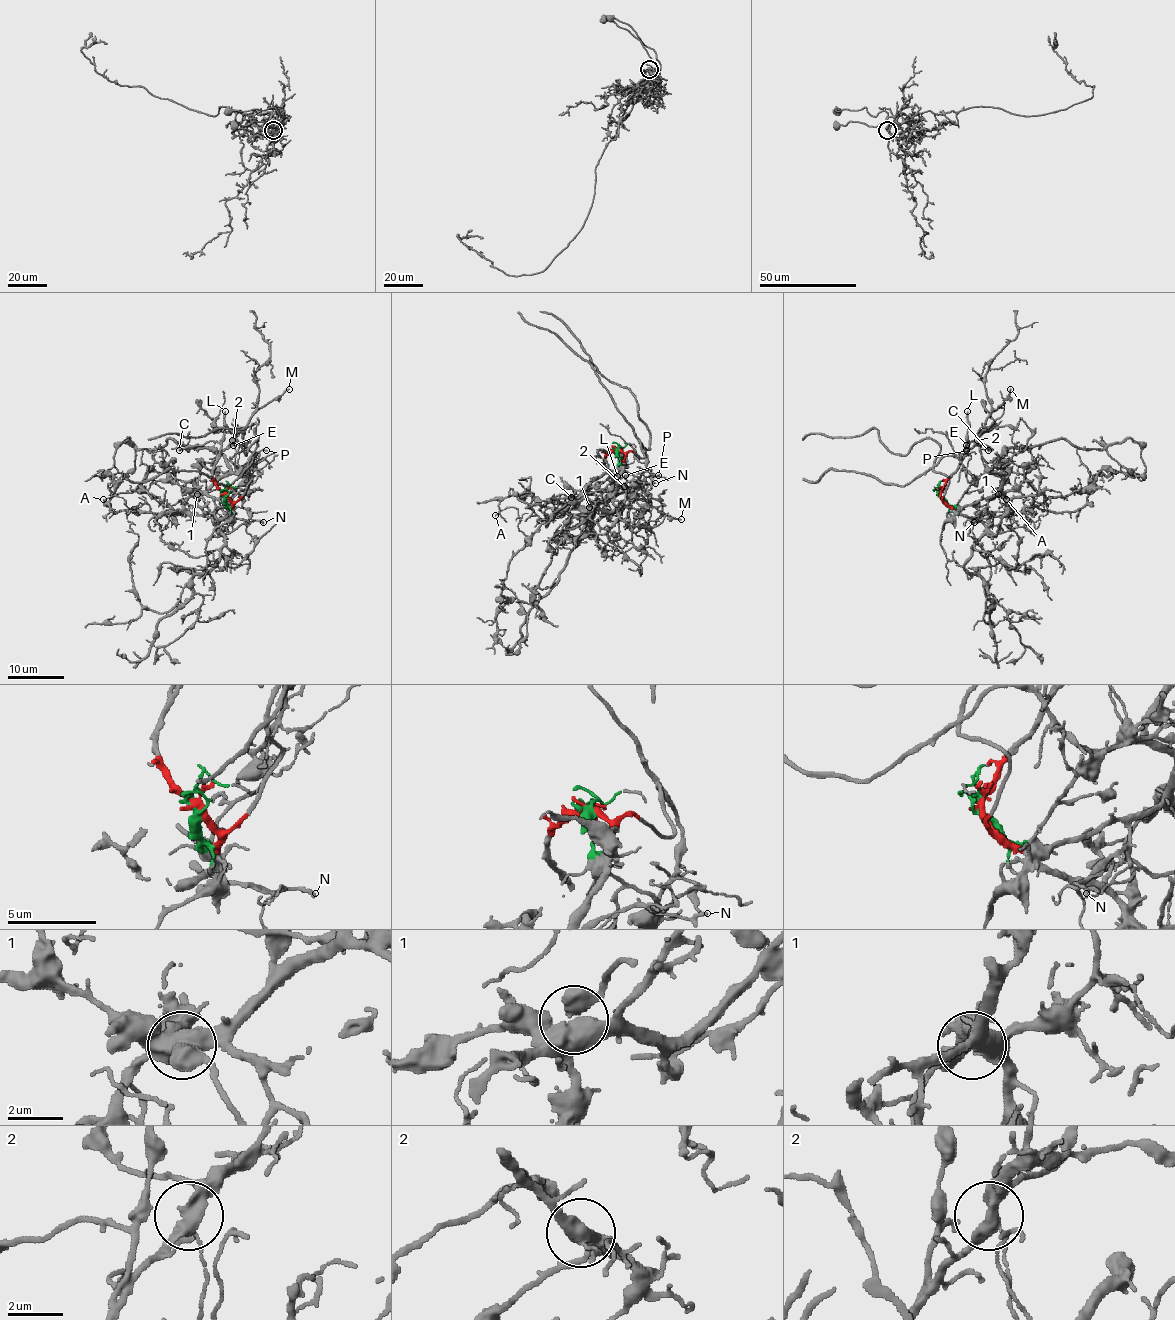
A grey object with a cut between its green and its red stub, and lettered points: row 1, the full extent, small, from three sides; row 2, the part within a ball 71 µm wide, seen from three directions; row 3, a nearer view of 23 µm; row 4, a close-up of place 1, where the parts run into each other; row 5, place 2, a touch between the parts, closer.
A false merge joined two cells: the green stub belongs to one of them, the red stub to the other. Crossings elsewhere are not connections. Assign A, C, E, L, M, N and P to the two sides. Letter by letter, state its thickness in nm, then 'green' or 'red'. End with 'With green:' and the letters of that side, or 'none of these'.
A: 100 nm | green
C: 140 nm | red
E: 130 nm | red
L: 150 nm | red
M: 110 nm | red
N: 220 nm | green
P: 120 nm | green
With green: A, N, P

